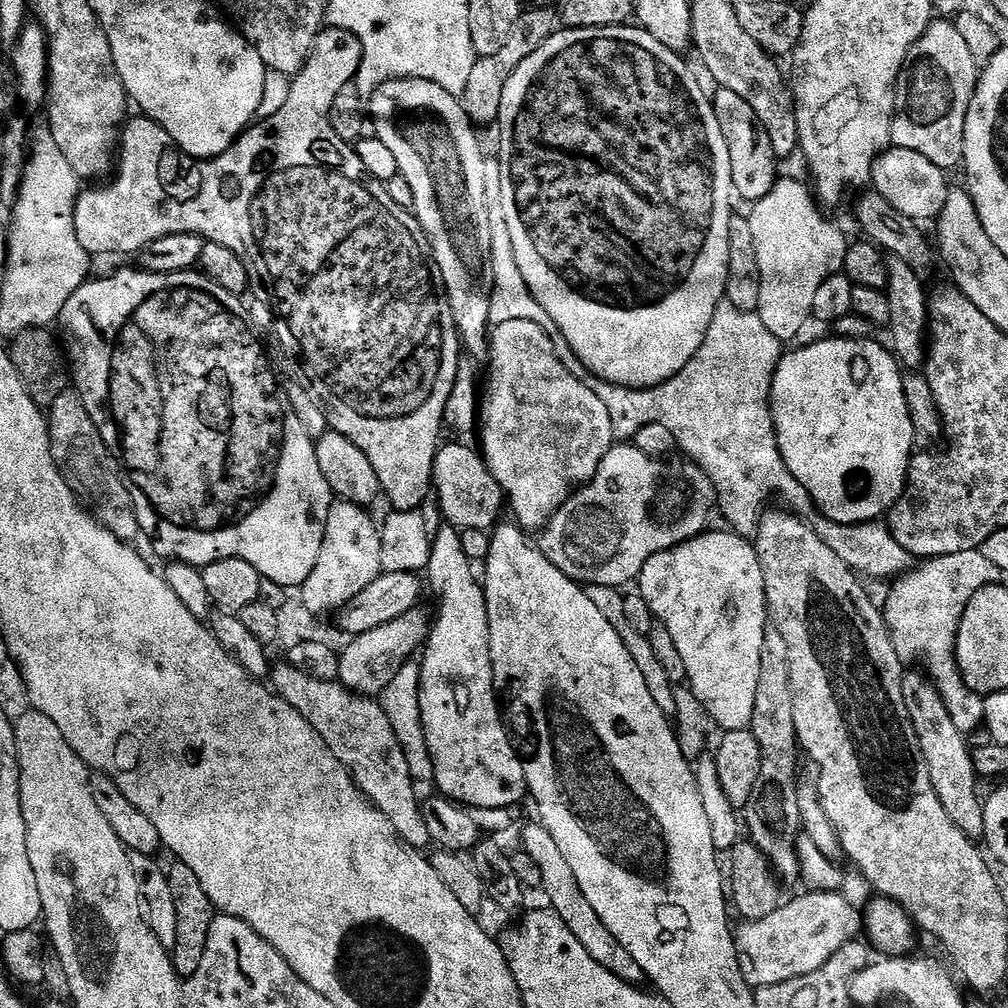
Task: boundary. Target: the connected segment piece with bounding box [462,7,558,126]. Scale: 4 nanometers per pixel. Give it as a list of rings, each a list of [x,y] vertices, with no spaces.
[[[530,8],[521,11],[518,22],[514,22],[514,27],[511,28],[510,35],[502,45],[502,50],[498,50],[498,54],[477,59],[474,74],[470,74],[468,89],[464,91],[462,97],[464,113],[473,125],[495,125],[499,121],[502,93],[506,91],[506,82],[510,82],[510,74],[514,74],[514,70],[518,70],[518,66],[522,66],[522,62],[526,62],[526,58],[537,52],[550,39],[553,32],[557,31],[558,16],[555,11],[552,13],[548,8]]]

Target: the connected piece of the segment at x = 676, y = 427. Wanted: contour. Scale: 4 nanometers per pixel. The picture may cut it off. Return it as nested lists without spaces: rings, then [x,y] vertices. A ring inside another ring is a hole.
[[[723,299],[718,310],[714,310],[710,330],[706,330],[706,338],[698,354],[694,354],[694,358],[690,358],[690,362],[686,362],[686,366],[682,366],[682,370],[674,378],[653,388],[623,388],[595,378],[589,379],[587,383],[590,390],[594,390],[598,398],[602,398],[606,410],[610,410],[612,434],[617,441],[635,441],[638,430],[651,424],[666,426],[666,430],[674,434],[677,449],[681,453],[684,451],[704,471],[701,473],[712,481],[716,489],[715,503],[718,505],[718,512],[724,515],[724,520],[728,523],[725,525],[739,536],[755,537],[761,516],[771,505],[768,503],[772,496],[777,496],[784,503],[781,505],[807,522],[816,531],[818,538],[822,538],[822,542],[826,542],[826,546],[830,546],[830,550],[834,550],[834,554],[838,554],[838,558],[842,558],[842,562],[846,562],[846,566],[853,572],[864,578],[873,576],[876,580],[889,579],[888,581],[903,576],[913,567],[914,558],[902,546],[898,546],[888,527],[880,522],[839,524],[826,518],[813,504],[810,494],[798,482],[798,478],[790,474],[780,453],[780,439],[776,437],[772,417],[772,383],[780,365],[780,357],[785,351],[785,345],[774,338],[774,334],[770,334],[770,329],[762,323],[759,314],[740,310],[728,299]]]

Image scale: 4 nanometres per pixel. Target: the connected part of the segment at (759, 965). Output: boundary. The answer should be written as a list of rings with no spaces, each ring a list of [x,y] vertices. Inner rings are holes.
[[[805,891],[792,901],[781,903],[774,914],[766,914],[761,920],[746,920],[735,929],[736,953],[742,970],[742,978],[753,990],[766,986],[778,986],[778,982],[790,982],[802,974],[814,974],[849,940],[855,940],[862,932],[862,916],[856,908],[835,892]]]

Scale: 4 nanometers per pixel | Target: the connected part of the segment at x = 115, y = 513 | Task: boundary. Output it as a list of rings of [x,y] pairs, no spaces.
[[[69,390],[60,395],[50,406],[47,417],[52,453],[72,493],[103,528],[111,530],[125,544],[135,545],[142,533],[129,481],[122,471],[121,461],[102,438],[98,426],[94,426],[94,418],[90,418],[79,392]]]

